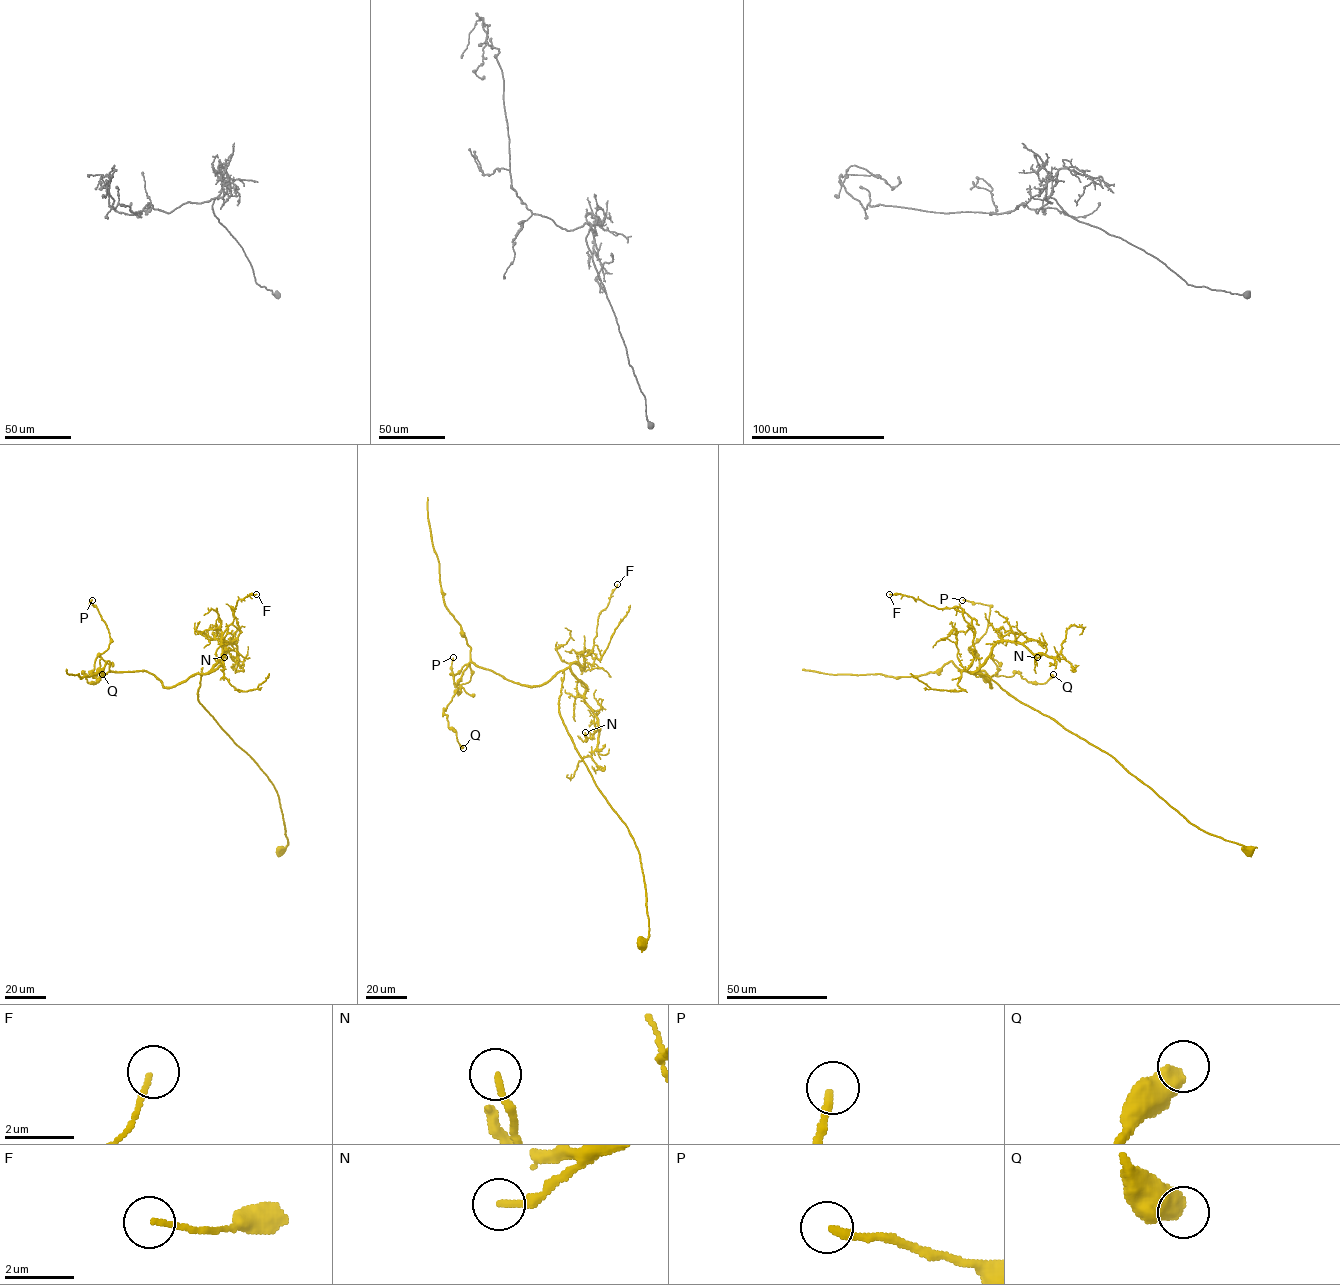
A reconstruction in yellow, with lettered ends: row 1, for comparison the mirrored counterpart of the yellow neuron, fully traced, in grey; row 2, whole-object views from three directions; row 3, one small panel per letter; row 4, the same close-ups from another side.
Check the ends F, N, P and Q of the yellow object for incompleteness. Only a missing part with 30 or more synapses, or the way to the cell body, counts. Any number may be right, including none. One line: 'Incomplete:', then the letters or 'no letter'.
Incomplete: no letter

